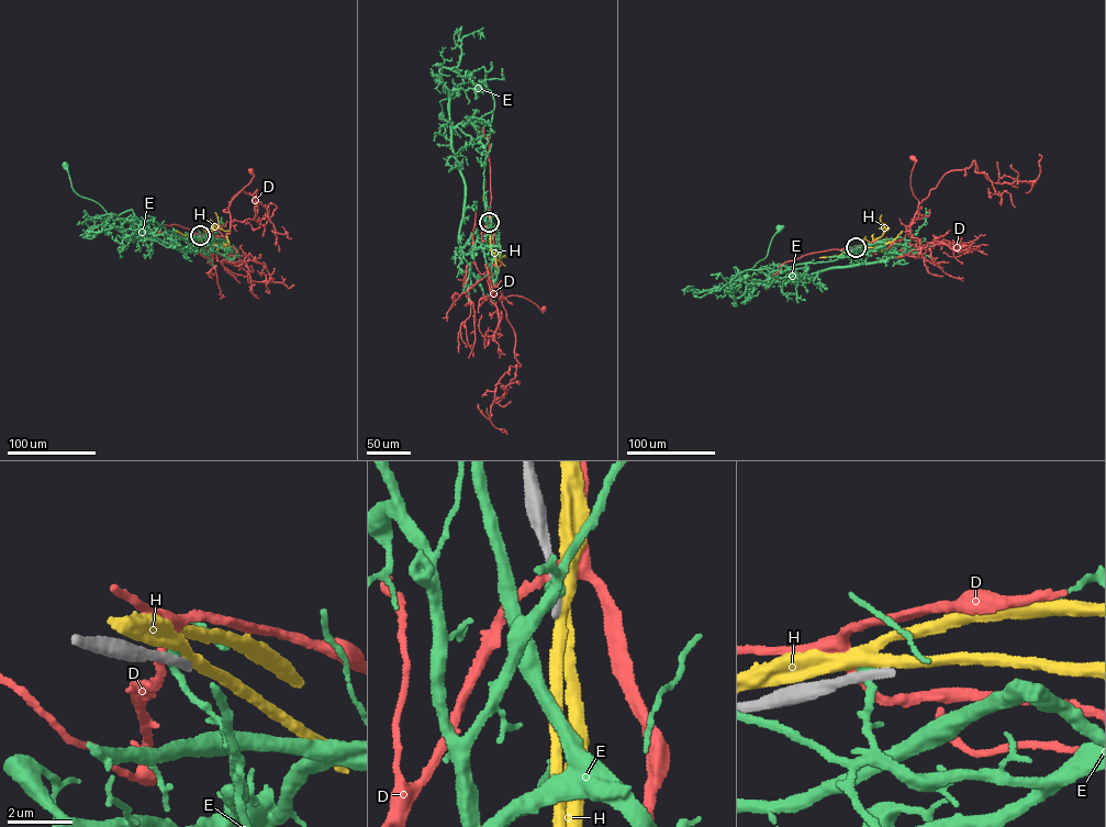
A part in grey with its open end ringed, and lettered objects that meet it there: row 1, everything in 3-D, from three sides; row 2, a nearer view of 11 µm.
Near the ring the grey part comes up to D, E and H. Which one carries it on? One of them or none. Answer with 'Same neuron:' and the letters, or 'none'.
Same neuron: none

